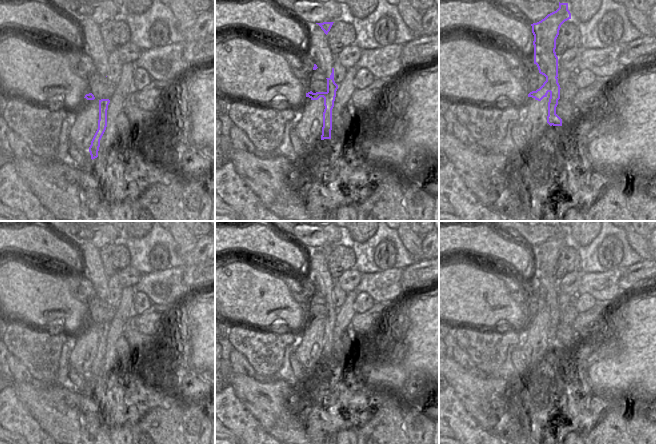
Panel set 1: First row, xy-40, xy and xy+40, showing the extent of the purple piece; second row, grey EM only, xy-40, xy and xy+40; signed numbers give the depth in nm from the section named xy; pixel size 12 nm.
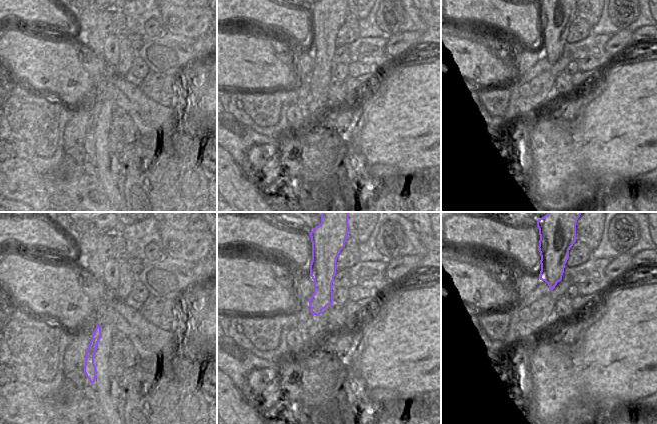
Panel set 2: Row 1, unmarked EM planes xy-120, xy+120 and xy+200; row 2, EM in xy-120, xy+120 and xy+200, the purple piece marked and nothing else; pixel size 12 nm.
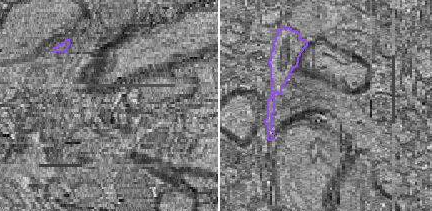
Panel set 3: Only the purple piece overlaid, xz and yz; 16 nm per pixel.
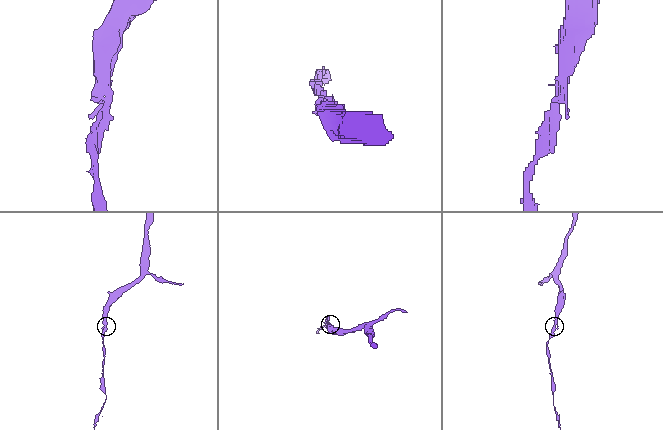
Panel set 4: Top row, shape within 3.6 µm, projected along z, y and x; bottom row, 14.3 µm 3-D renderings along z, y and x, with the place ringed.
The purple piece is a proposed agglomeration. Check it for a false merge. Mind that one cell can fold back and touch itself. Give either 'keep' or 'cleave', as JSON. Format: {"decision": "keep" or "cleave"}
{"decision": "cleave"}

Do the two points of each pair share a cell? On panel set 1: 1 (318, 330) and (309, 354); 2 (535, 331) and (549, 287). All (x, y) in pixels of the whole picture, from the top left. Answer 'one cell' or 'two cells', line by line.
1: one cell
2: one cell

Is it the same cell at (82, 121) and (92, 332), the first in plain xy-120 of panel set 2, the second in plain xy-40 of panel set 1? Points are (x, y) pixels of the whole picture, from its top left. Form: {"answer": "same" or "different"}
{"answer": "same"}

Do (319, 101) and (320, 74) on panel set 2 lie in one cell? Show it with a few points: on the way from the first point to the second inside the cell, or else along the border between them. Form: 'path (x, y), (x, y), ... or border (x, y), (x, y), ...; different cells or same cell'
path (319, 94), (319, 81); same cell

